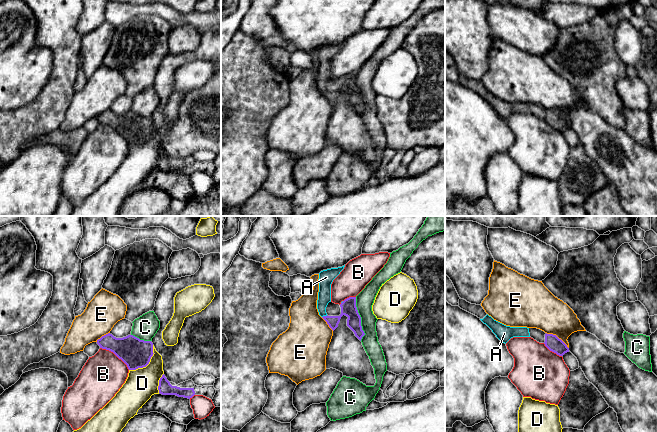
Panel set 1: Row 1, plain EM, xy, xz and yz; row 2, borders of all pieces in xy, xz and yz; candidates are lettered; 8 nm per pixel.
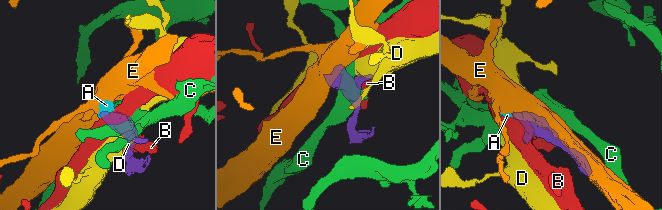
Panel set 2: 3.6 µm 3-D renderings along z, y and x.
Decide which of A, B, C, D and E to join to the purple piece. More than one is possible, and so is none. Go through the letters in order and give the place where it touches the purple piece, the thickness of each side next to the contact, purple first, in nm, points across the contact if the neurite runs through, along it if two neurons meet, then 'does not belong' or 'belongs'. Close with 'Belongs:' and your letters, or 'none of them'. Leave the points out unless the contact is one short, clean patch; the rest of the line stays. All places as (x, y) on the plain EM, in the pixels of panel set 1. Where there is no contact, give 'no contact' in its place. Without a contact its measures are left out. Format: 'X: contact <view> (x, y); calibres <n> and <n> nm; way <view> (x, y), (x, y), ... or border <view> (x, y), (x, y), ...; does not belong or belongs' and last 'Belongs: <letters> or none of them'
A: contact xz (324, 92); calibres 130 and 110 nm; belongs
B: contact xy (115, 130); calibres 240 and 340 nm; does not belong
C: contact xz (360, 95); calibres 130 and 140 nm; does not belong
D: contact xy (147, 140); calibres 240 and 240 nm; does not belong
E: contact yz (557, 113); calibres 120 and 300 nm; border yz (546, 108), (555, 110), (568, 124); does not belong
Belongs: A

